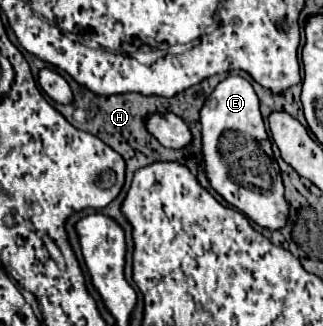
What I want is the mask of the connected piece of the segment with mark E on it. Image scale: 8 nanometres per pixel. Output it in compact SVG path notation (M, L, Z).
M229 75L205 101L199 121L203 125L205 171L211 187L253 223L267 227L269 231L283 229L289 219L289 205L267 127L259 111L259 97L251 83L239 75Z

